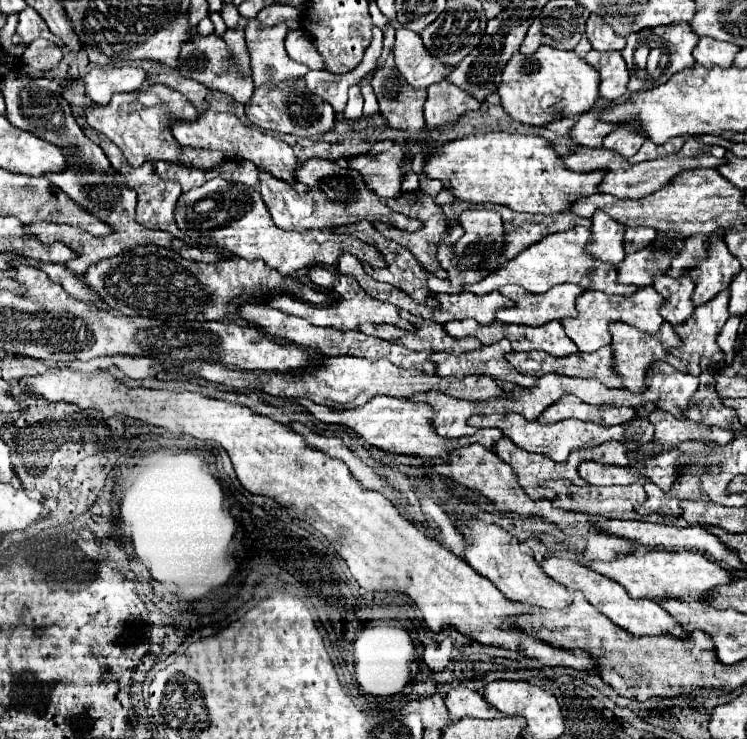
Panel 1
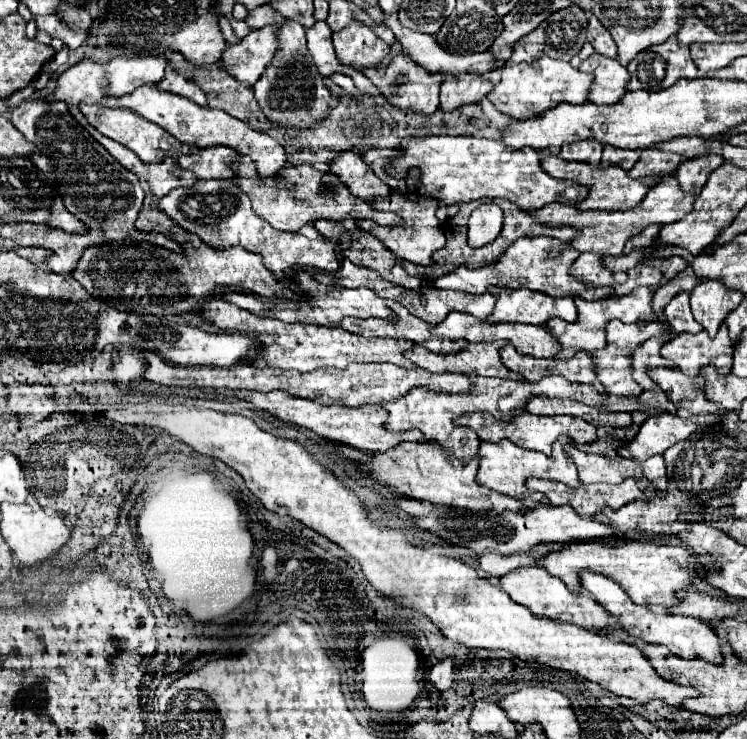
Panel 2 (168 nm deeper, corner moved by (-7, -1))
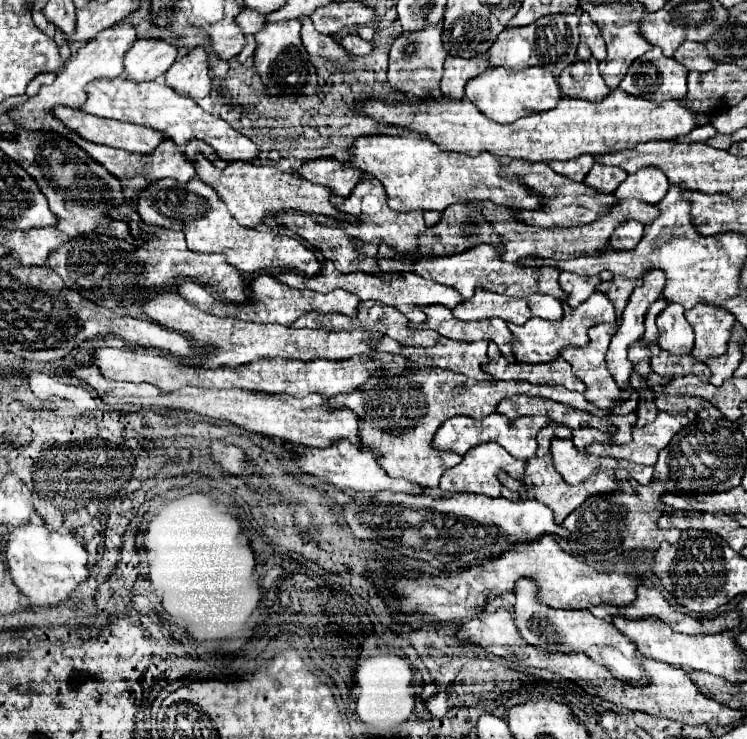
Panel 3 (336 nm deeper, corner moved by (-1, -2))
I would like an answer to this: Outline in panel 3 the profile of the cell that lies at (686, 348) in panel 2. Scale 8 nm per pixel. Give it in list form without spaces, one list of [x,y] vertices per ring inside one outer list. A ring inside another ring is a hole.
[[[662,351],[660,355],[652,357],[650,367],[654,369],[654,373],[662,375],[662,377],[684,377],[684,375],[698,375],[700,379],[708,381],[710,377],[710,369],[706,363],[696,363],[690,355],[680,357],[680,355],[672,355]]]

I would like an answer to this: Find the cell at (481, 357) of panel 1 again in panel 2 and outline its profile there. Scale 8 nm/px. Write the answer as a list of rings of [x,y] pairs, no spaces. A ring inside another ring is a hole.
[[[496,340],[488,344],[470,344],[458,354],[434,354],[422,346],[414,346],[406,352],[406,356],[416,362],[420,368],[430,370],[434,374],[442,372],[458,372],[458,374],[476,374],[476,376],[498,376],[508,380],[522,380],[520,374],[514,374],[502,364],[500,348],[506,346],[506,340]]]

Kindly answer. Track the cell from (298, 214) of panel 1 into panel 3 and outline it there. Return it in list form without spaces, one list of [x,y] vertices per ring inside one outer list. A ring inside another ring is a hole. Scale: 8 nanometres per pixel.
[[[196,155],[194,159],[196,175],[202,183],[208,183],[220,199],[224,199],[228,211],[242,227],[256,227],[262,223],[272,211],[286,211],[294,209],[300,213],[312,213],[312,215],[326,215],[334,217],[338,221],[350,221],[352,217],[340,215],[340,211],[330,201],[330,189],[318,183],[310,183],[306,179],[300,179],[300,175],[286,175],[276,167],[264,167],[264,165],[252,165],[252,163],[230,163],[226,169],[216,169],[204,155]]]

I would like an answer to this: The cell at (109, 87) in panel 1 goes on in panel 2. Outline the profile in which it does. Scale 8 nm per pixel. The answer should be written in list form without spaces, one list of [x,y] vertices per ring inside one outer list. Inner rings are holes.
[[[160,56],[146,58],[114,58],[106,66],[106,88],[104,96],[130,94],[140,86],[156,84],[162,80],[166,60]]]

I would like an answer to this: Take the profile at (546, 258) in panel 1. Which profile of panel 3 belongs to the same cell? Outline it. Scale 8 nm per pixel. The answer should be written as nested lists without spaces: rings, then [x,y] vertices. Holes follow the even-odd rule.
[[[476,245],[464,253],[450,255],[450,257],[422,257],[412,264],[414,273],[456,289],[464,299],[470,299],[474,295],[474,289],[478,287],[492,293],[502,293],[508,297],[528,297],[530,293],[552,295],[560,301],[564,301],[566,297],[566,293],[558,285],[558,269],[552,269],[552,267],[528,269],[514,263],[506,263],[500,259],[498,249],[492,245]]]

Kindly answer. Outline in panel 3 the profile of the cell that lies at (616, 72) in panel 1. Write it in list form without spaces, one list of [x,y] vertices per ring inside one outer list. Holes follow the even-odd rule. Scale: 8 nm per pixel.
[[[596,59],[570,63],[558,75],[558,83],[560,83],[562,95],[586,99],[586,101],[602,101],[610,91],[598,71]]]

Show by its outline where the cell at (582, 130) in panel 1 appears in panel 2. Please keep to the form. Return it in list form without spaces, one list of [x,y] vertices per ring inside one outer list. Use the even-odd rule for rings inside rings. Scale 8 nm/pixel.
[[[592,138],[582,140],[582,142],[574,142],[570,146],[562,146],[560,158],[564,160],[578,160],[578,162],[590,162],[590,164],[600,164],[602,158],[602,144],[594,142]]]

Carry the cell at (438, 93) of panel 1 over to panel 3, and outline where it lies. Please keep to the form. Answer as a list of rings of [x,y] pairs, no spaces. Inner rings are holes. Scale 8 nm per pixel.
[[[478,55],[474,59],[460,59],[460,57],[448,57],[444,63],[444,77],[442,77],[442,93],[452,99],[464,97],[464,87],[470,77],[476,77],[478,73],[486,71],[486,55]]]

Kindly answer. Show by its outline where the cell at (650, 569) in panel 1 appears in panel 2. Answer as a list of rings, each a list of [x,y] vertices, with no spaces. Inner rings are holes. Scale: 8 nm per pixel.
[[[646,540],[626,542],[624,546],[606,546],[602,542],[578,542],[578,544],[566,546],[560,552],[544,556],[538,562],[538,566],[544,566],[550,574],[558,576],[572,592],[578,592],[578,586],[580,586],[578,572],[590,570],[618,582],[636,604],[674,606],[678,604],[676,594],[692,586],[692,580],[696,576],[696,572],[688,568],[692,560],[694,556],[686,548],[652,544]]]

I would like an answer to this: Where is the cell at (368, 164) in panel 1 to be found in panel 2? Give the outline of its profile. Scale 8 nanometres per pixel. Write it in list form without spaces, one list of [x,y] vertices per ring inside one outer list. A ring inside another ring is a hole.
[[[352,150],[342,152],[330,166],[330,172],[338,174],[344,184],[348,184],[350,192],[364,198],[372,200],[378,196],[390,196],[392,190],[374,174],[372,166],[364,162],[362,156],[354,154]]]

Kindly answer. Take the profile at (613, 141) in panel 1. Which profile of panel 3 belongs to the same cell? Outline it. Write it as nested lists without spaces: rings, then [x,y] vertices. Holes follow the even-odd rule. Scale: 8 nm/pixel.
[[[594,163],[590,173],[586,175],[584,183],[588,183],[588,187],[592,187],[594,191],[612,193],[626,177],[628,175],[624,175],[624,171],[618,169],[618,167],[606,167],[606,165]]]

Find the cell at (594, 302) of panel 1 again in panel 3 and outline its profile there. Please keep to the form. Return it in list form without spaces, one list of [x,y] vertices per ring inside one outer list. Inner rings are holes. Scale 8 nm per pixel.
[[[594,293],[586,303],[582,303],[576,309],[570,309],[568,303],[564,303],[564,317],[560,321],[546,321],[546,319],[528,319],[524,325],[512,325],[508,323],[508,329],[514,335],[512,353],[518,363],[548,363],[560,355],[562,347],[584,347],[588,339],[588,329],[598,323],[614,323],[616,313],[612,307],[612,301],[604,293]]]

